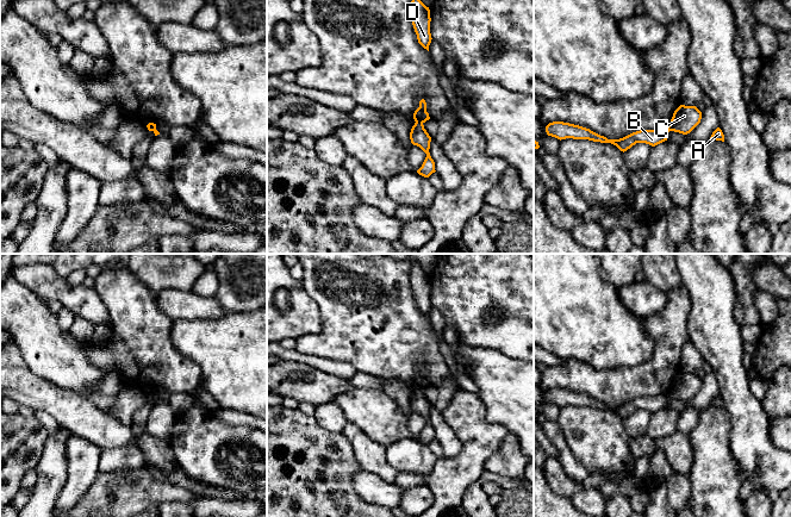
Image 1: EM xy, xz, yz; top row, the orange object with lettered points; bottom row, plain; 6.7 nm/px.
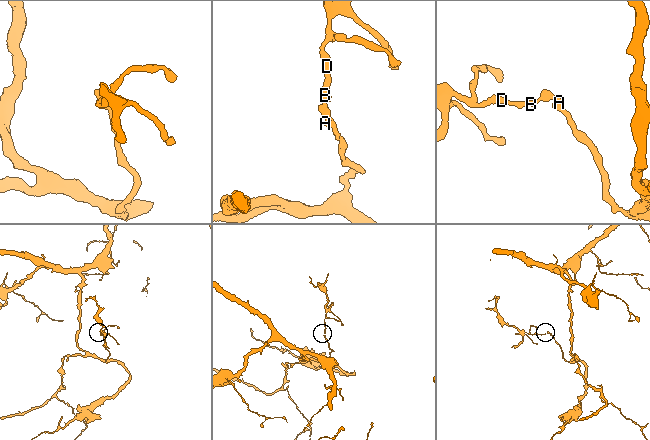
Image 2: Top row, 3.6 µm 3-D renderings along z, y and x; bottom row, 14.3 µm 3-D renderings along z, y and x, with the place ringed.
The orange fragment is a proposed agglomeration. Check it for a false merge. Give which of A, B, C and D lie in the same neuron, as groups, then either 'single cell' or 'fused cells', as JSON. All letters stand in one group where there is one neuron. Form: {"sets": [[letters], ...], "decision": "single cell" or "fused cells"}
{"sets": [["A", "C"], ["B", "D"]], "decision": "fused cells"}

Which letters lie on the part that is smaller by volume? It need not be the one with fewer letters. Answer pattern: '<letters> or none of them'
B, D

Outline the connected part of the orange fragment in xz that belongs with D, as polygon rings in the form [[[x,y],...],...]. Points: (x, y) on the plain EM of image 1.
[[[411,258],[411,261],[411,288],[417,301],[418,310],[429,318],[429,312],[432,306],[430,300],[430,276],[413,258]]]

